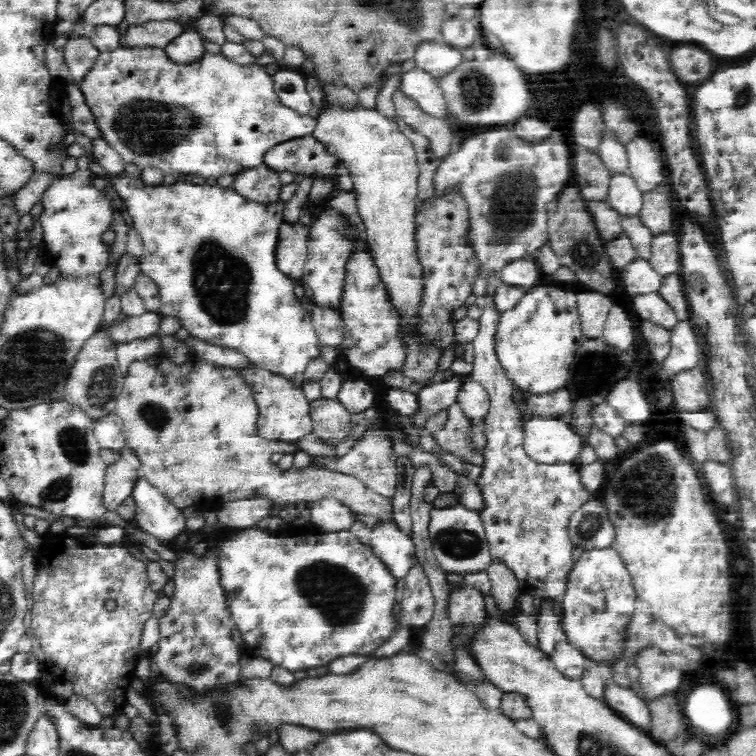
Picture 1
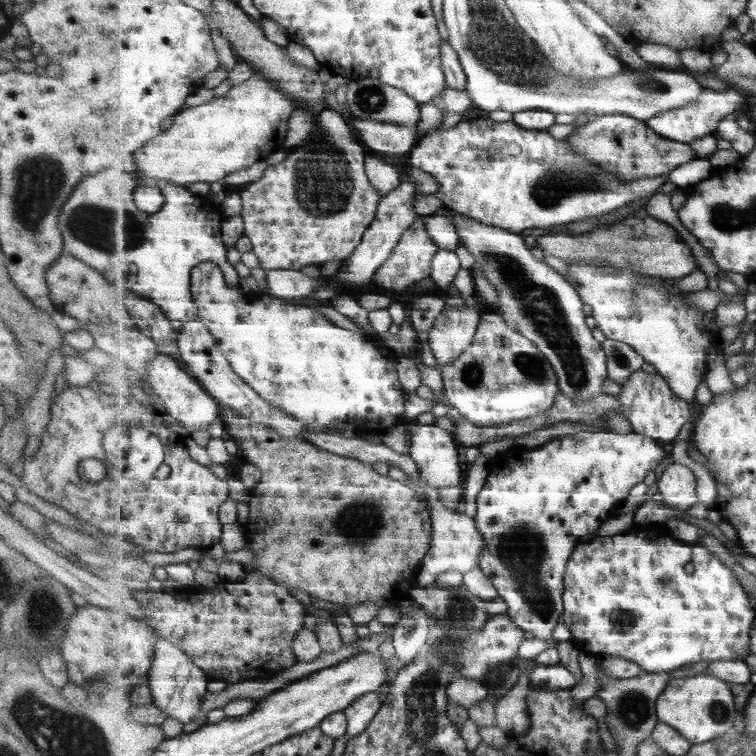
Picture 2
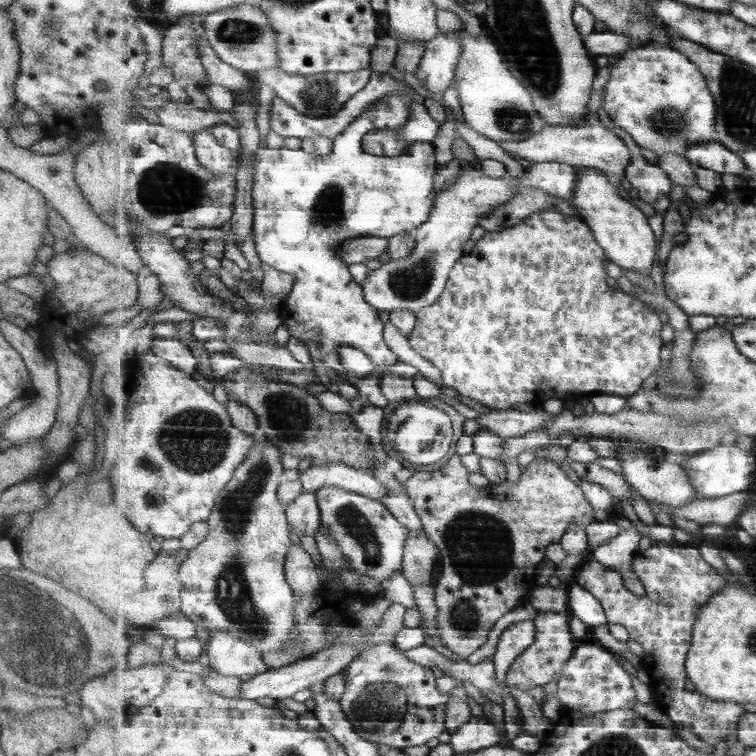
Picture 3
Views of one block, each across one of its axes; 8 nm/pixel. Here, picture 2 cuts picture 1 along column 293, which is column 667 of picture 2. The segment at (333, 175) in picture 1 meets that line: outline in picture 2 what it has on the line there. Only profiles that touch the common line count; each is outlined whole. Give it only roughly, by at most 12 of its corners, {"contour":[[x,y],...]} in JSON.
{"contour":[[595,116],[565,140],[619,181],[693,162],[646,121]]}

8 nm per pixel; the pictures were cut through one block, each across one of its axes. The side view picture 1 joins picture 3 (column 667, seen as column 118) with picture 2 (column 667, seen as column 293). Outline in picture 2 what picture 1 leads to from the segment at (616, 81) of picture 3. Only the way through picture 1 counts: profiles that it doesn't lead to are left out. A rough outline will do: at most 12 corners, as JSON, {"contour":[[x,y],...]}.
{"contour":[[705,89],[649,119],[650,130],[691,145],[749,108],[743,94]]}

